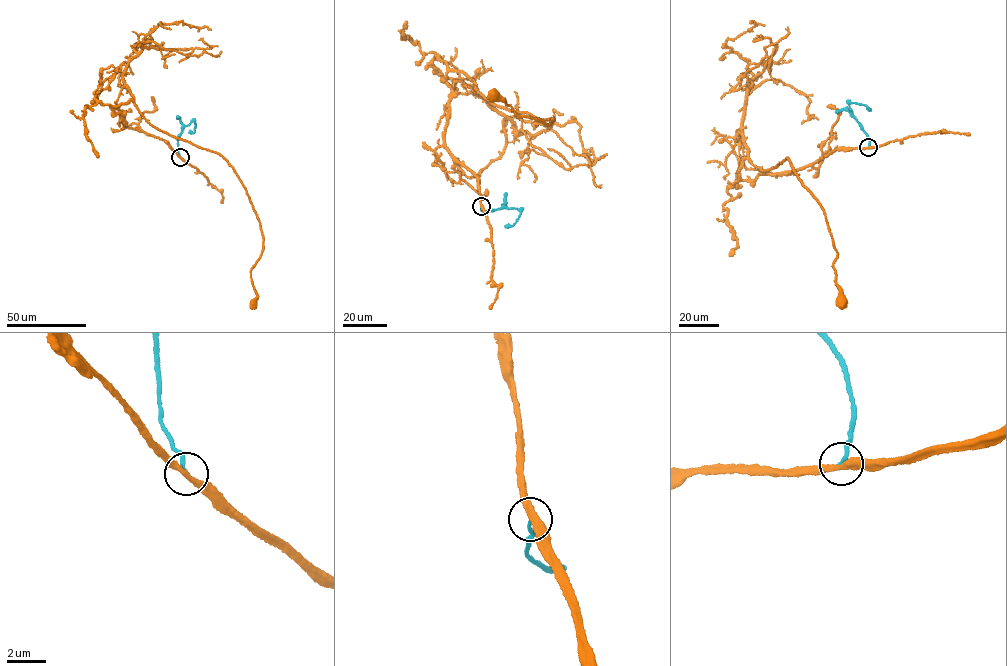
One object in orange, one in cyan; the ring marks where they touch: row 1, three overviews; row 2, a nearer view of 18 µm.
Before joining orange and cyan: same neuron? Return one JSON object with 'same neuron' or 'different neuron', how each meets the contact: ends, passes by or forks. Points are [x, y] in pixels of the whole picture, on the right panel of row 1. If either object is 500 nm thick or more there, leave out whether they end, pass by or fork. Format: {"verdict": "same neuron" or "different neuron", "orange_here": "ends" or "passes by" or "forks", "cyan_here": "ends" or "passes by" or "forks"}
{"verdict": "different neuron", "orange_here": "passes by", "cyan_here": "ends"}

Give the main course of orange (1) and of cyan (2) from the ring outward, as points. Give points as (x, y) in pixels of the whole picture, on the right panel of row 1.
1: (868, 147), (747, 181), (738, 172), (743, 159), (765, 170), (790, 161), (823, 210), (841, 302)
2: (868, 147), (869, 137), (852, 115), (849, 103), (864, 104), (870, 110)

